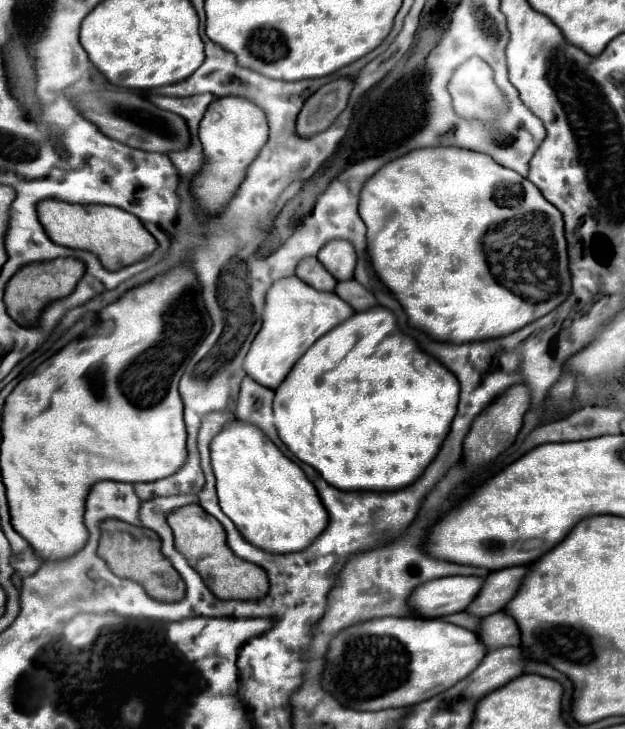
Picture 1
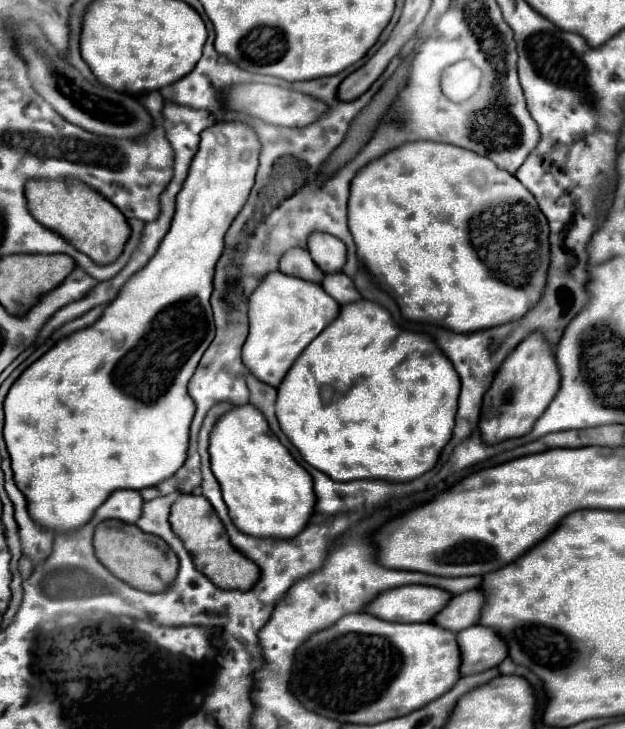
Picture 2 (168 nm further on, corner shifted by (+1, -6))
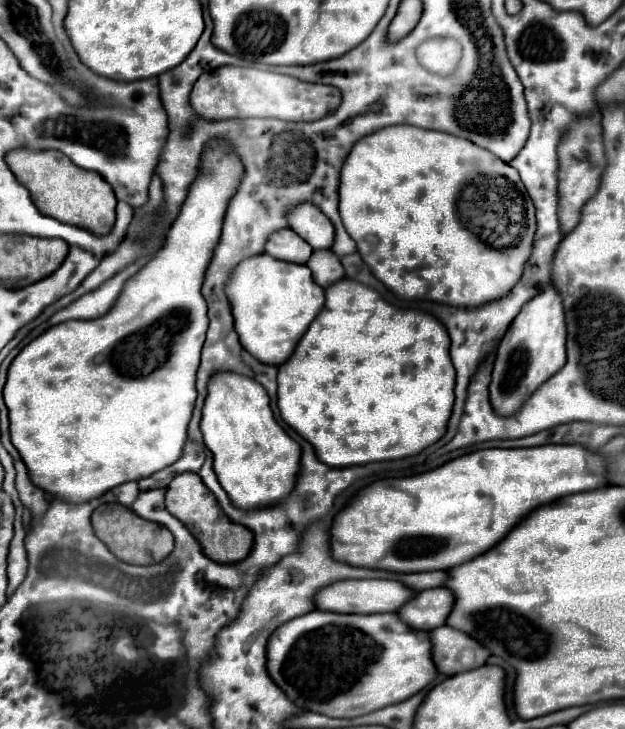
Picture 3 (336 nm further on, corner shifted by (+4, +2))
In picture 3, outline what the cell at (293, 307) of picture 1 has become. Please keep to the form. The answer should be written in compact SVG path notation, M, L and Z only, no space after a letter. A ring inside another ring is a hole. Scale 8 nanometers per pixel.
M262 253L242 261L226 285L240 345L260 363L278 367L294 351L296 343L324 309L324 289L312 279L306 265L286 263Z

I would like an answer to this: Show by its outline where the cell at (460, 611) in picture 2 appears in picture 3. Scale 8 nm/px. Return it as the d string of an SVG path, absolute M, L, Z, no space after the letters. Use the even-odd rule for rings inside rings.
M436 587L420 591L398 611L398 615L414 629L434 629L444 625L448 611L452 611L452 591Z

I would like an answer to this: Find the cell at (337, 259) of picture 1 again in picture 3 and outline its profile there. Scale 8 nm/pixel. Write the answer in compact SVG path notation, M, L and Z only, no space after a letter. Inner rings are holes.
M310 203L294 207L288 213L288 223L314 251L330 249L334 243L334 227L330 219Z

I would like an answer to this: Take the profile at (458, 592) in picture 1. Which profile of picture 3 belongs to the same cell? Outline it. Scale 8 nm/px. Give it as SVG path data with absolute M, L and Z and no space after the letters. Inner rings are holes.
M358 579L358 581L340 581L330 587L324 587L316 595L316 609L334 611L334 613L396 613L416 591L406 587L400 581L392 579Z

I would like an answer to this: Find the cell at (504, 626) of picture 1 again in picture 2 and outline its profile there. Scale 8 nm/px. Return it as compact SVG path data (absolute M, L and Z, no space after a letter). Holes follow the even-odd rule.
M467 627L457 633L461 675L475 675L497 667L507 657L507 645L489 627Z

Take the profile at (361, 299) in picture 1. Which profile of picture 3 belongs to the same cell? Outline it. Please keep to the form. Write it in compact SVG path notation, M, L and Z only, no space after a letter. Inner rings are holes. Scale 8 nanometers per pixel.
M326 249L326 251L314 251L308 267L312 269L314 281L320 287L330 287L332 283L338 283L340 279L344 279L344 267L340 263L340 259L334 255L334 251Z

